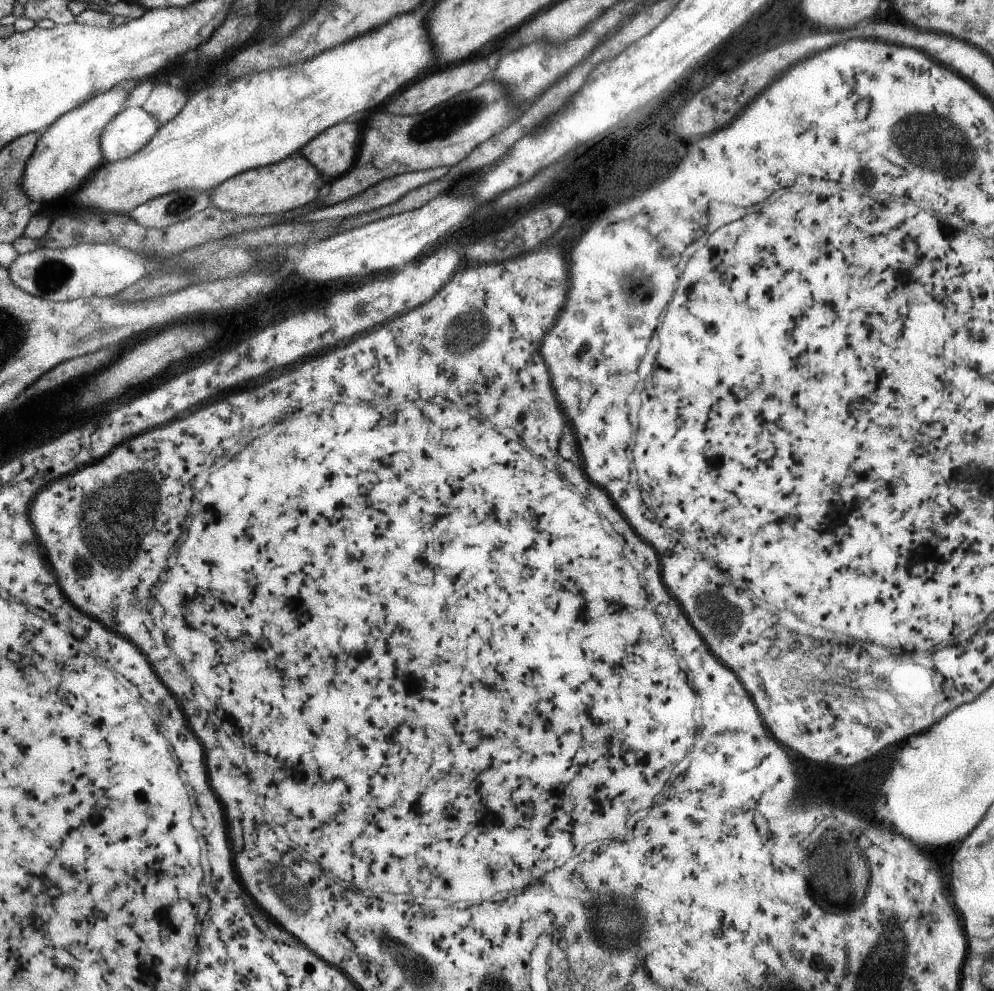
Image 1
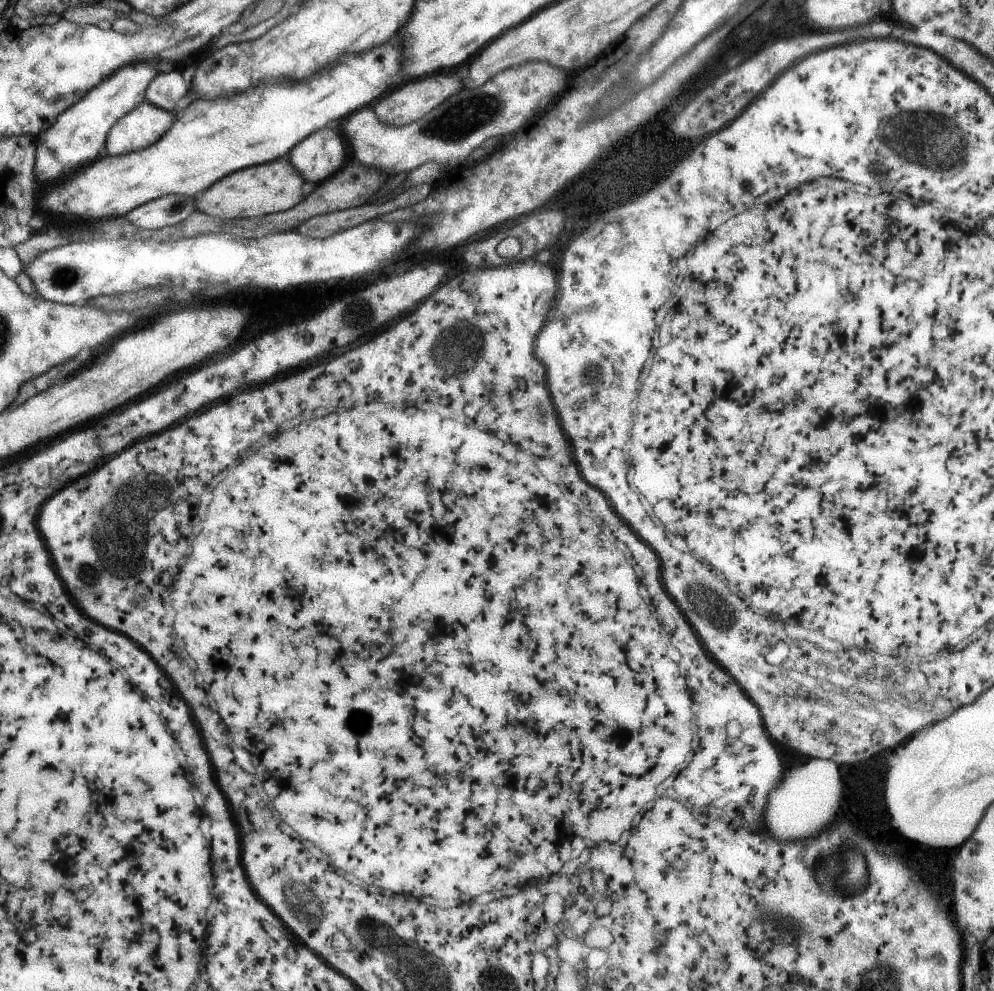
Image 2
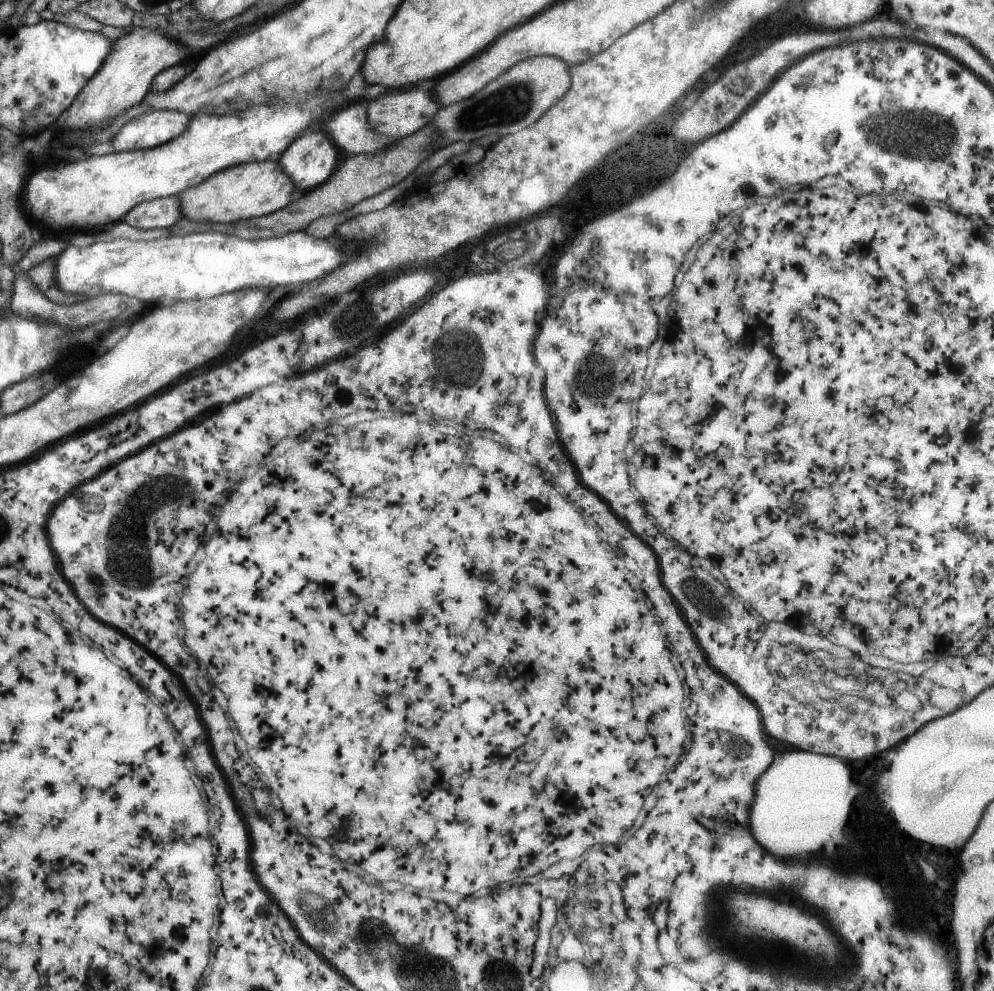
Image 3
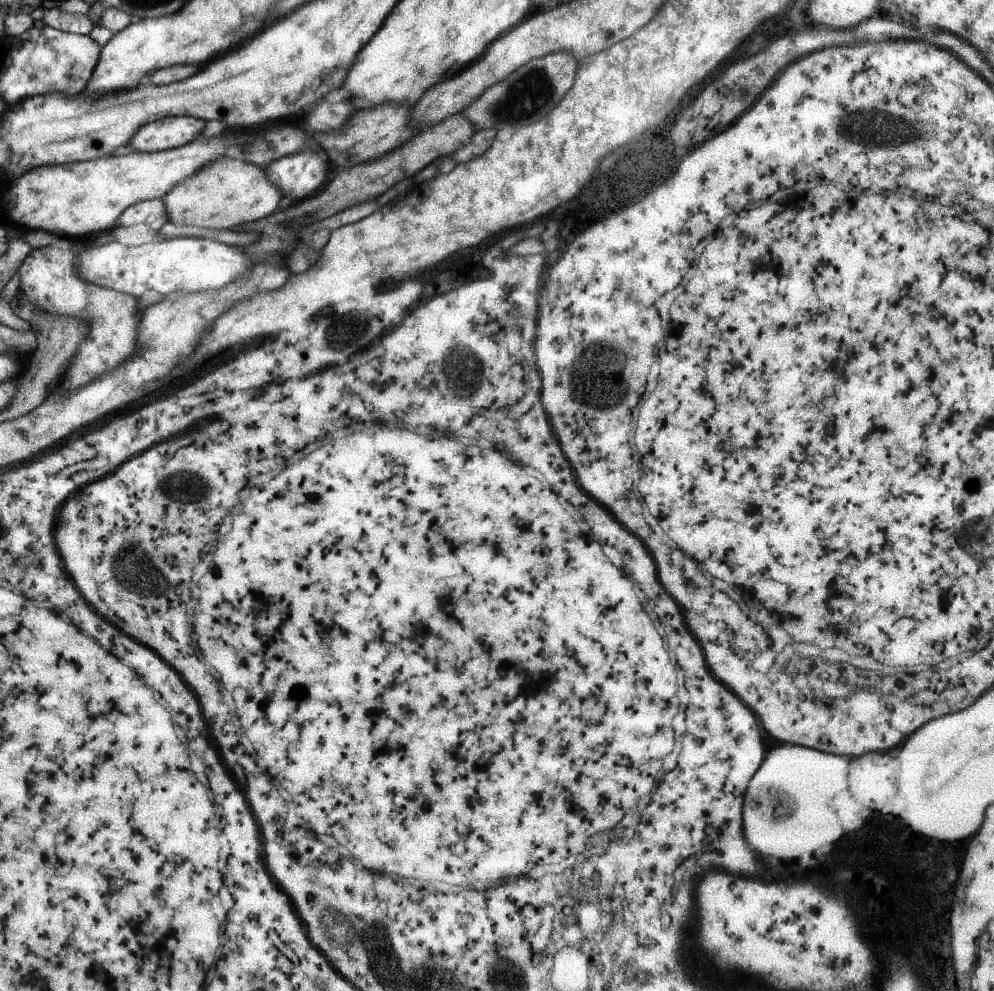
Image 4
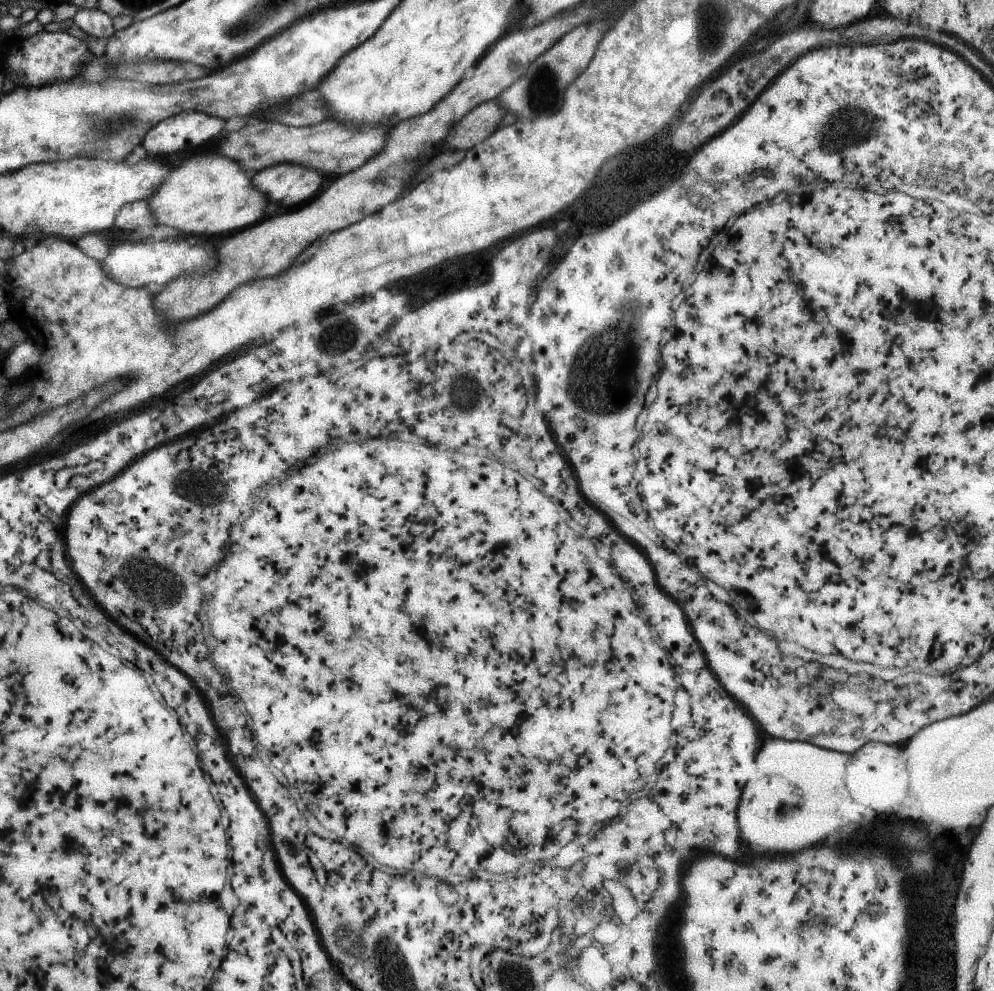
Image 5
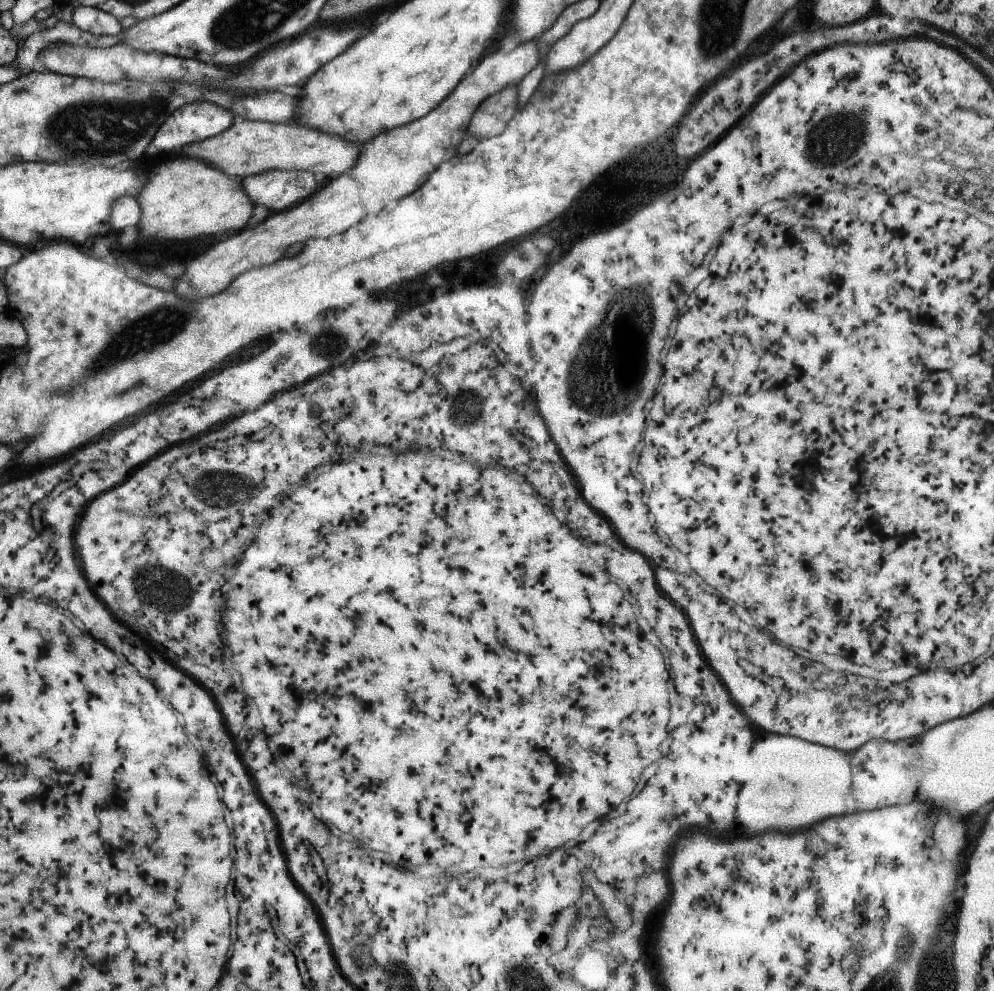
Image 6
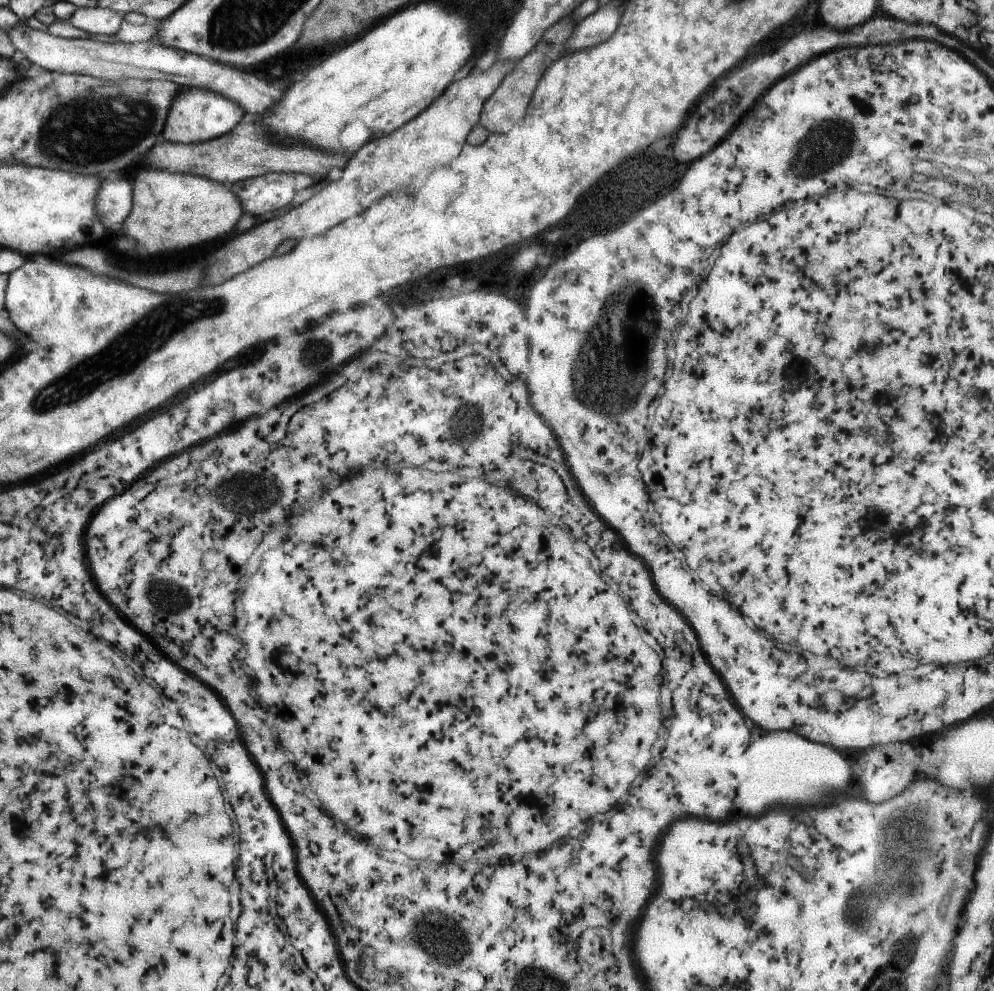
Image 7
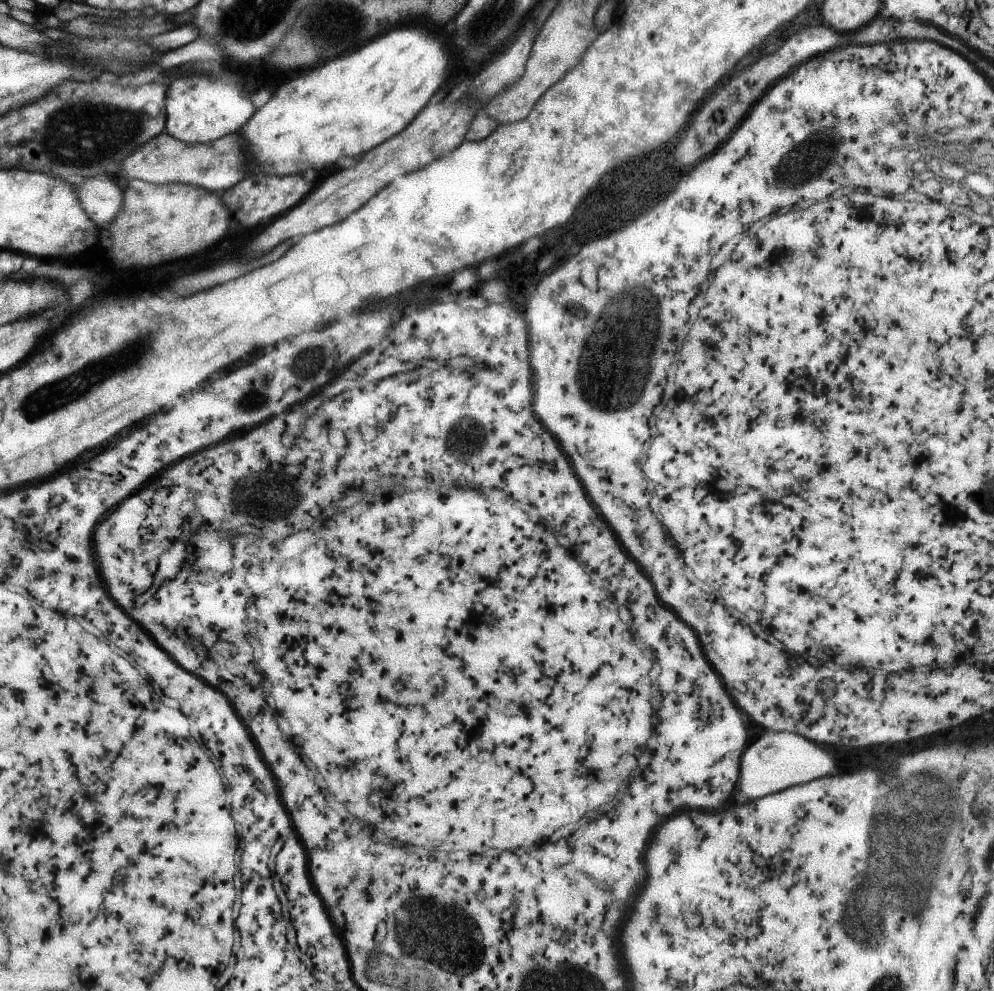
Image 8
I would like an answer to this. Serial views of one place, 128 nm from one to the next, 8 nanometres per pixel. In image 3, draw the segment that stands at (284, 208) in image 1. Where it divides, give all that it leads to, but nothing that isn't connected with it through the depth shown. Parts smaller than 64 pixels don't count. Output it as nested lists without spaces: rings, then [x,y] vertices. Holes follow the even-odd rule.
[[[255,161],[243,163],[214,172],[209,178],[185,191],[179,192],[180,214],[190,221],[211,221],[212,223],[234,223],[241,219],[250,219],[278,211],[289,203],[289,195],[294,189],[293,181],[286,175],[276,161]]]

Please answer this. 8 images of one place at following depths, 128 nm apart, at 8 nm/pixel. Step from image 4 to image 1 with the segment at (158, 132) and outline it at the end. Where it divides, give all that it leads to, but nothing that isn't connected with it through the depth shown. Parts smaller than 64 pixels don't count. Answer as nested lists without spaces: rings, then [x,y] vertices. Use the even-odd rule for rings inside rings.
[[[127,107],[103,131],[101,144],[107,162],[125,160],[145,147],[159,127],[159,121],[146,109]]]

